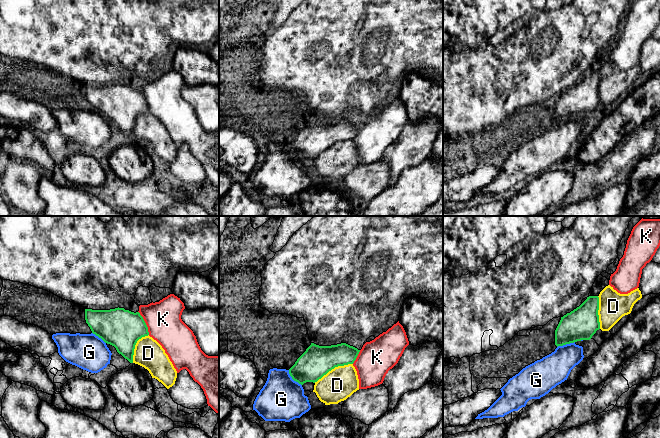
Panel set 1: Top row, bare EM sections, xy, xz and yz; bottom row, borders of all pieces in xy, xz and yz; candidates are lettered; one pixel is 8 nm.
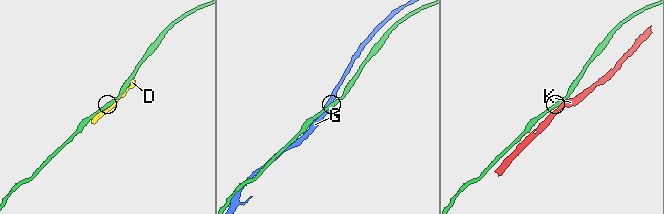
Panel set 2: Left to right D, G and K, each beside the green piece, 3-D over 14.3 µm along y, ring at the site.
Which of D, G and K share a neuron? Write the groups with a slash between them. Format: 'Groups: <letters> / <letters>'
Groups: D / G / K

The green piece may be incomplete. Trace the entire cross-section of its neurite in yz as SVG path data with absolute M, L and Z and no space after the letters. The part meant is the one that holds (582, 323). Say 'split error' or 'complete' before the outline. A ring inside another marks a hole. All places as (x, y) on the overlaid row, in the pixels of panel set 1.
complete | M589 296L579 307L561 317L555 330L555 345L590 340L600 329L598 310L599 297Z

